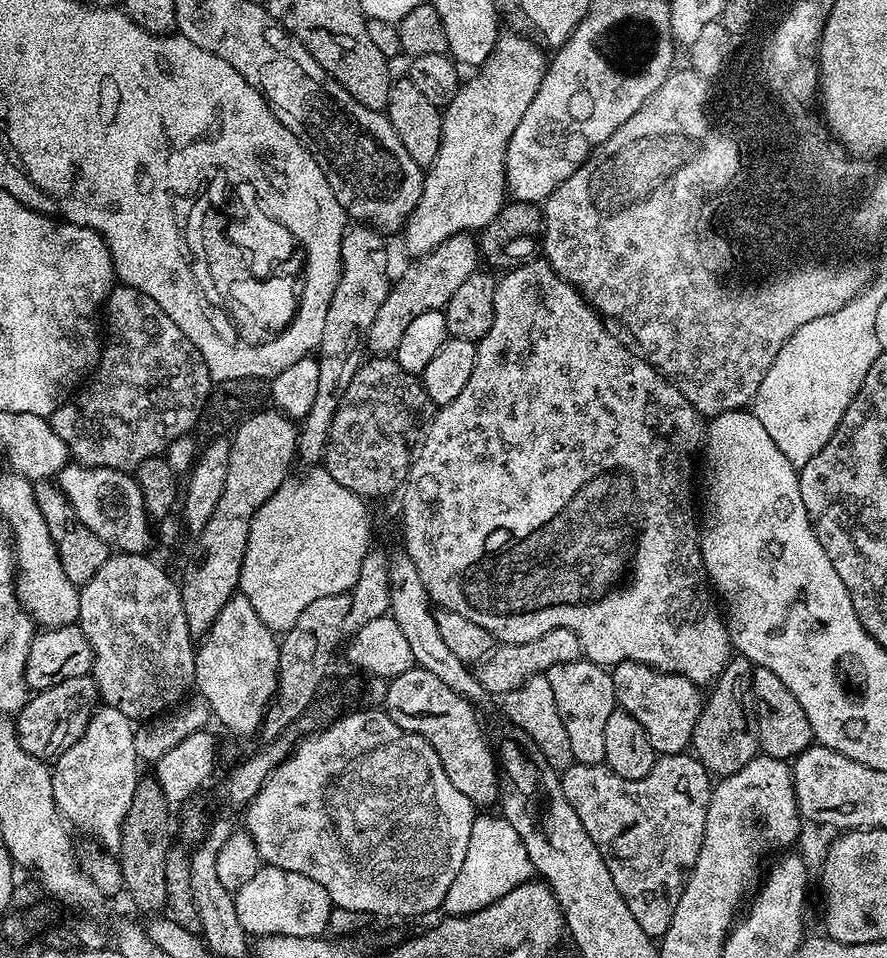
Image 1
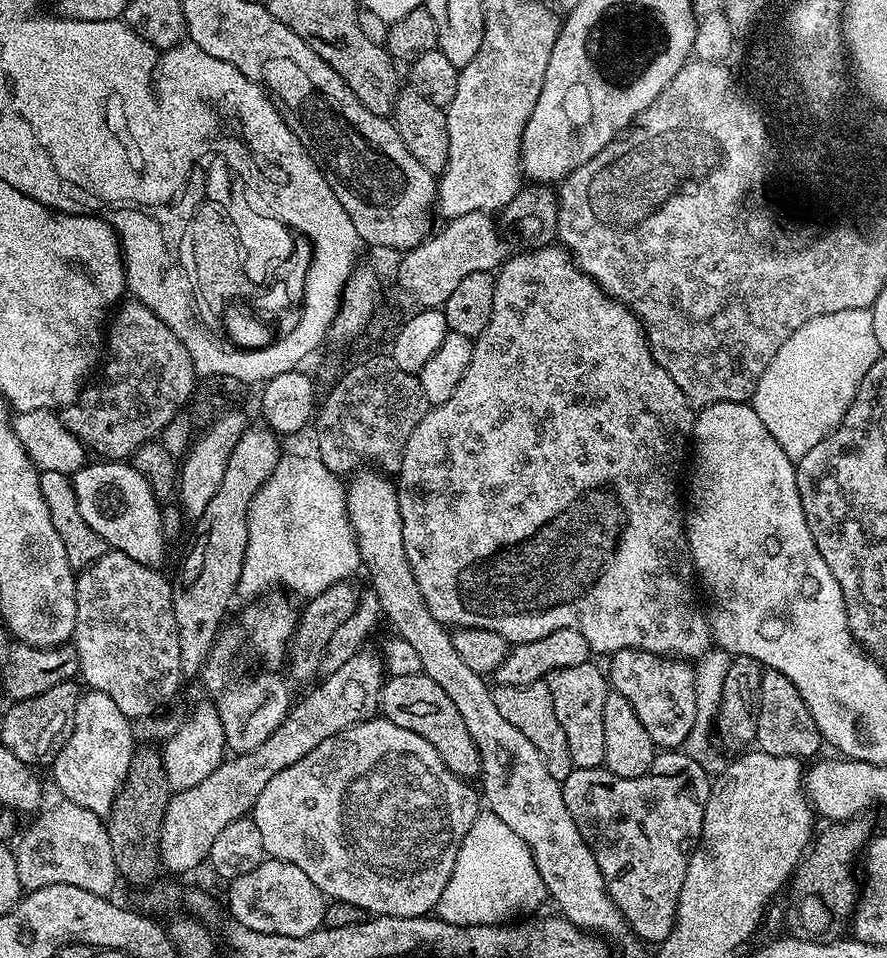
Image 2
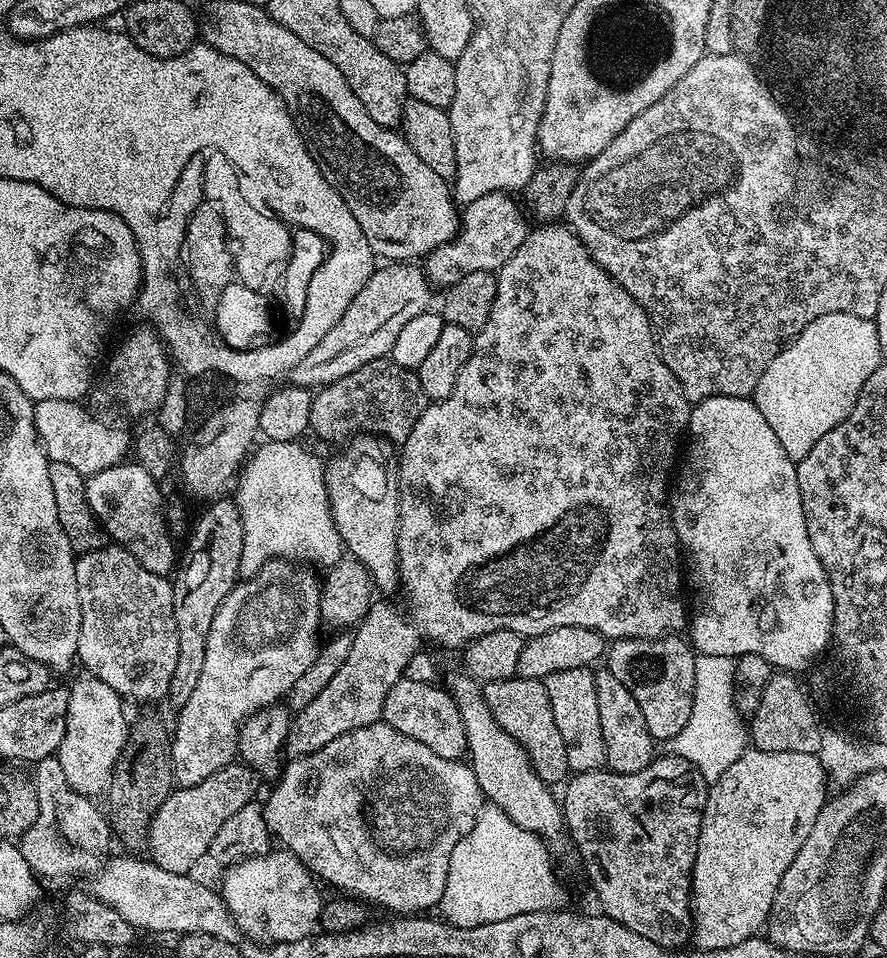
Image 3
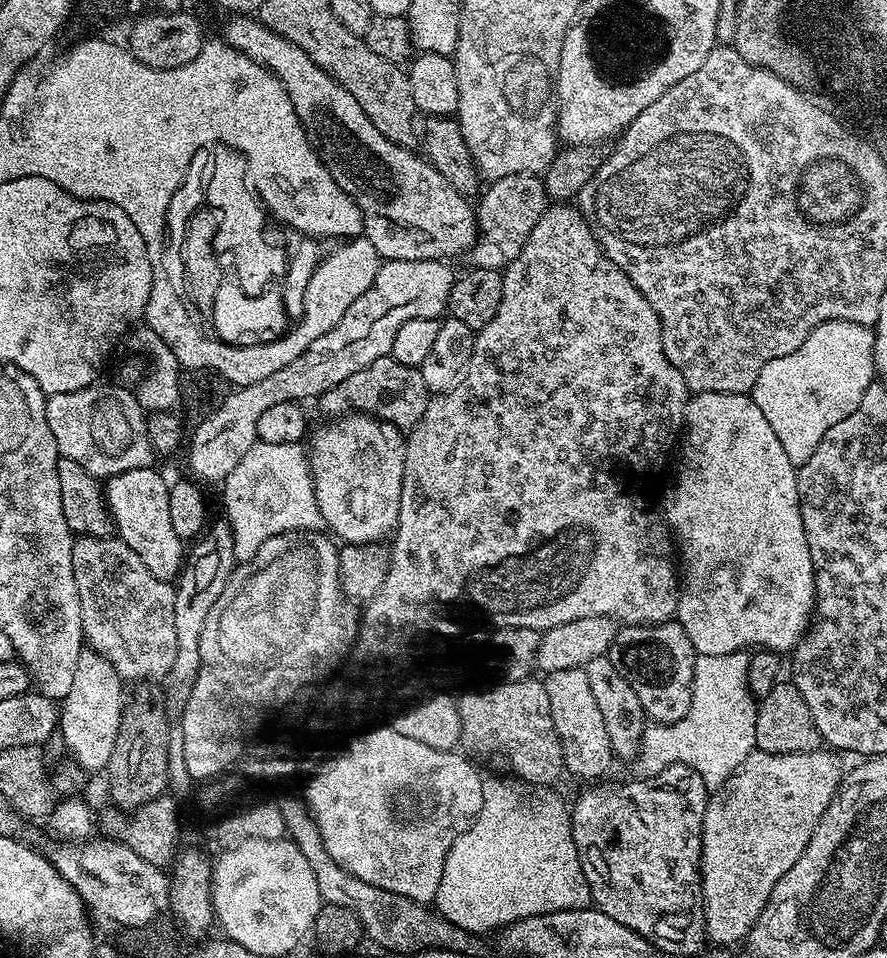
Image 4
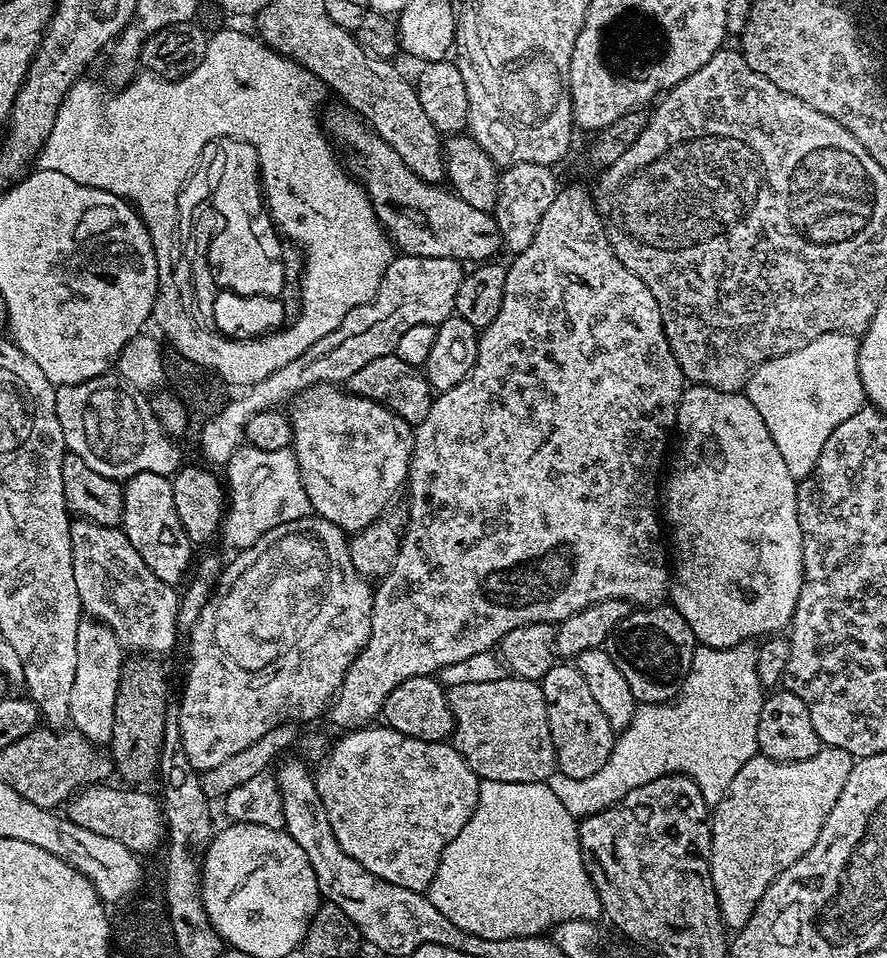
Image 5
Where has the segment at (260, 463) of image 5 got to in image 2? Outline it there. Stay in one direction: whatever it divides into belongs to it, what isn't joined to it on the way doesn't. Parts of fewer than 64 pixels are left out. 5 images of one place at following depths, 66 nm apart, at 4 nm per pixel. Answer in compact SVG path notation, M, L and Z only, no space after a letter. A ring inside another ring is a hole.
M284 454L278 462L278 466L274 468L274 473L271 474L267 482L259 488L258 494L254 496L254 500L251 503L251 508L248 511L248 540L246 546L246 557L243 558L242 564L242 577L239 579L239 586L237 588L237 595L246 600L254 600L266 593L269 593L272 589L275 589L277 582L286 586L288 589L304 596L303 598L311 598L317 596L318 593L329 589L330 586L337 584L342 580L348 580L352 578L352 574L361 567L362 561L360 559L360 551L358 550L356 535L353 532L352 523L349 522L348 512L348 498L347 487L343 484L343 481L326 469L326 466L317 455L306 456L304 454Z

